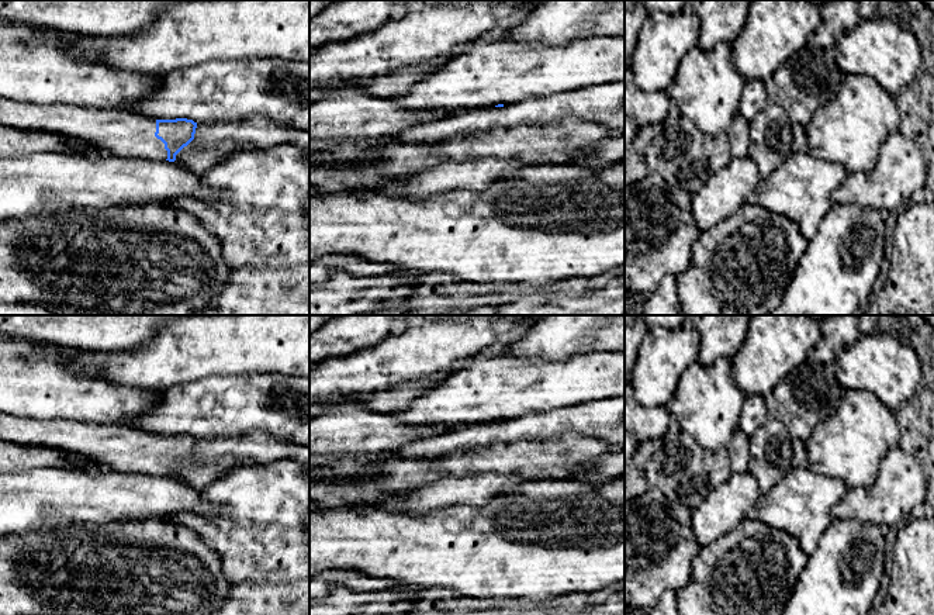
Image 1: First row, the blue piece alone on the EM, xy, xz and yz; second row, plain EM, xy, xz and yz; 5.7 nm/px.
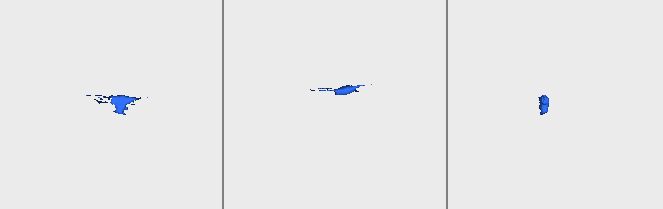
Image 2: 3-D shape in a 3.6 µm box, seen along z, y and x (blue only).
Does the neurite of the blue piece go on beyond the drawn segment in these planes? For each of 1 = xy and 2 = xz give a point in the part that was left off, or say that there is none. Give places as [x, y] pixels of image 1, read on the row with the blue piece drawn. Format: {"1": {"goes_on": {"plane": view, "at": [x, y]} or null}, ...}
{"1": {"goes_on": {"plane": "xy", "at": [121, 132]}}, "2": {"goes_on": null}}

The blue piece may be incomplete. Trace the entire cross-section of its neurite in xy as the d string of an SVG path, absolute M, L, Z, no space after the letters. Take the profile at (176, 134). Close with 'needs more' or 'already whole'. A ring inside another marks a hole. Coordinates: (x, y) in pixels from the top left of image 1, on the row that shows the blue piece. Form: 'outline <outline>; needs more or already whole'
outline M1 96L0 124L77 137L121 158L169 162L174 162L176 155L194 139L197 128L197 122L187 118L153 120L127 110L20 103Z; needs more

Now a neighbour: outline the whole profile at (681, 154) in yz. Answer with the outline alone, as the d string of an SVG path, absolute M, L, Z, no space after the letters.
M675 113L658 127L646 146L644 159L650 172L658 173L670 186L695 194L733 156L727 134L703 134Z

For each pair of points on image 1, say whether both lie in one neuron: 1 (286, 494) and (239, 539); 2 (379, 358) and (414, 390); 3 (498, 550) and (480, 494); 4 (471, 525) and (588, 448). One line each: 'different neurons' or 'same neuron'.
1: same neuron
2: different neurons
3: different neurons
4: different neurons

